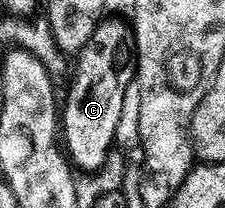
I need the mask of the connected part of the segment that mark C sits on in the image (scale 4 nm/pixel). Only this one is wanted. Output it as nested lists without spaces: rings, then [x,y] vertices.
[[[104,18],[96,26],[92,38],[88,38],[86,45],[76,54],[75,60],[78,61],[74,64],[74,77],[66,92],[66,102],[64,98],[60,108],[60,140],[71,165],[78,170],[83,168],[86,174],[97,173],[115,147],[116,126],[128,91],[126,67],[132,64],[127,40],[127,25],[125,28],[118,20]]]

